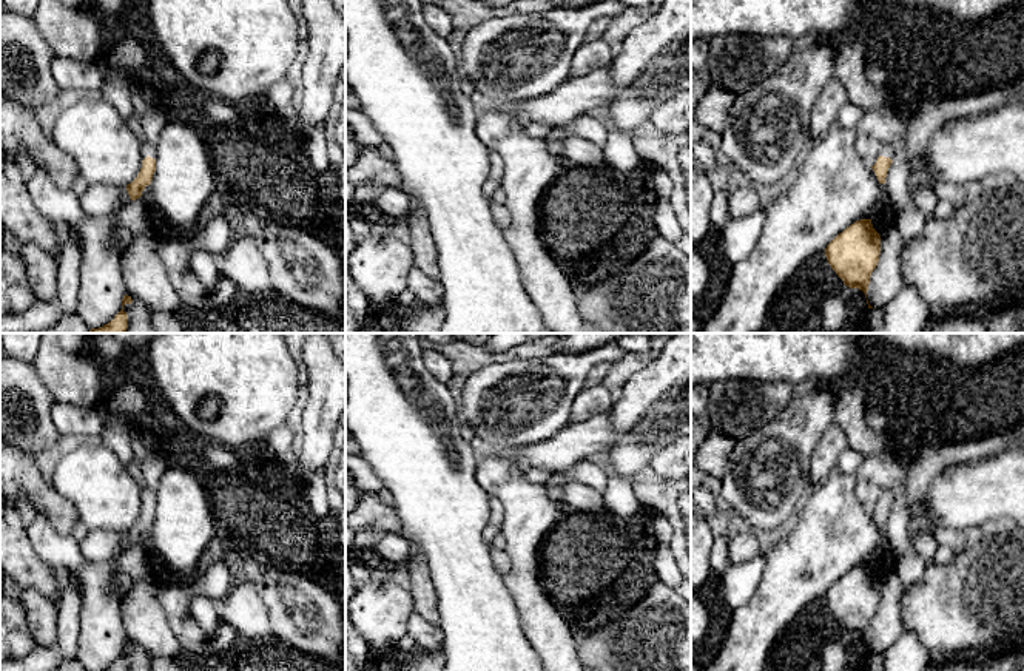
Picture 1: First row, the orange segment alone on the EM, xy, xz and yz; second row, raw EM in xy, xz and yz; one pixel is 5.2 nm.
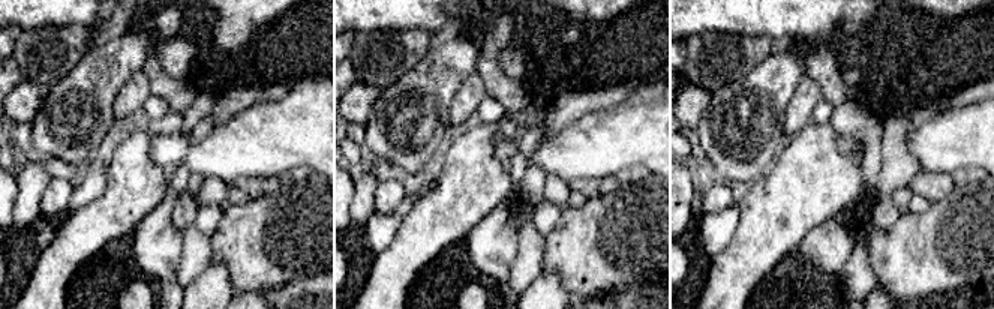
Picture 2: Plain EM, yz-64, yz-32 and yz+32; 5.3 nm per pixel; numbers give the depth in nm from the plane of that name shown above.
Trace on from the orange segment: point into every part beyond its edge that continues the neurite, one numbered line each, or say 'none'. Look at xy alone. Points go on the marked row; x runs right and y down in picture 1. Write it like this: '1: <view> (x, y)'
1: xy (147, 148)

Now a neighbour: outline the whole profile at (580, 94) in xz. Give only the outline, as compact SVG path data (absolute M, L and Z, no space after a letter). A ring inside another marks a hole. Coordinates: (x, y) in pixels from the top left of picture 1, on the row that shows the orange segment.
M609 66L569 77L546 96L520 102L510 113L524 123L541 122L552 128L574 122L595 110L605 110L618 97Z

